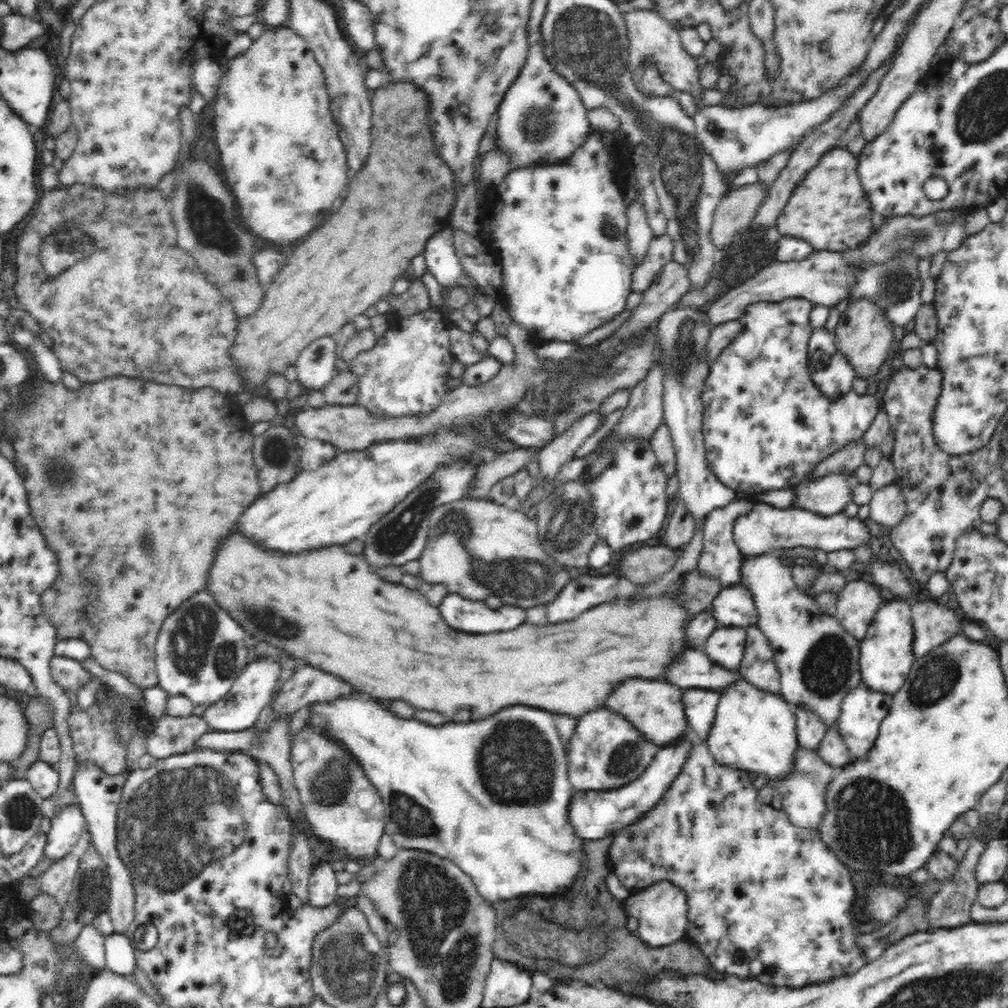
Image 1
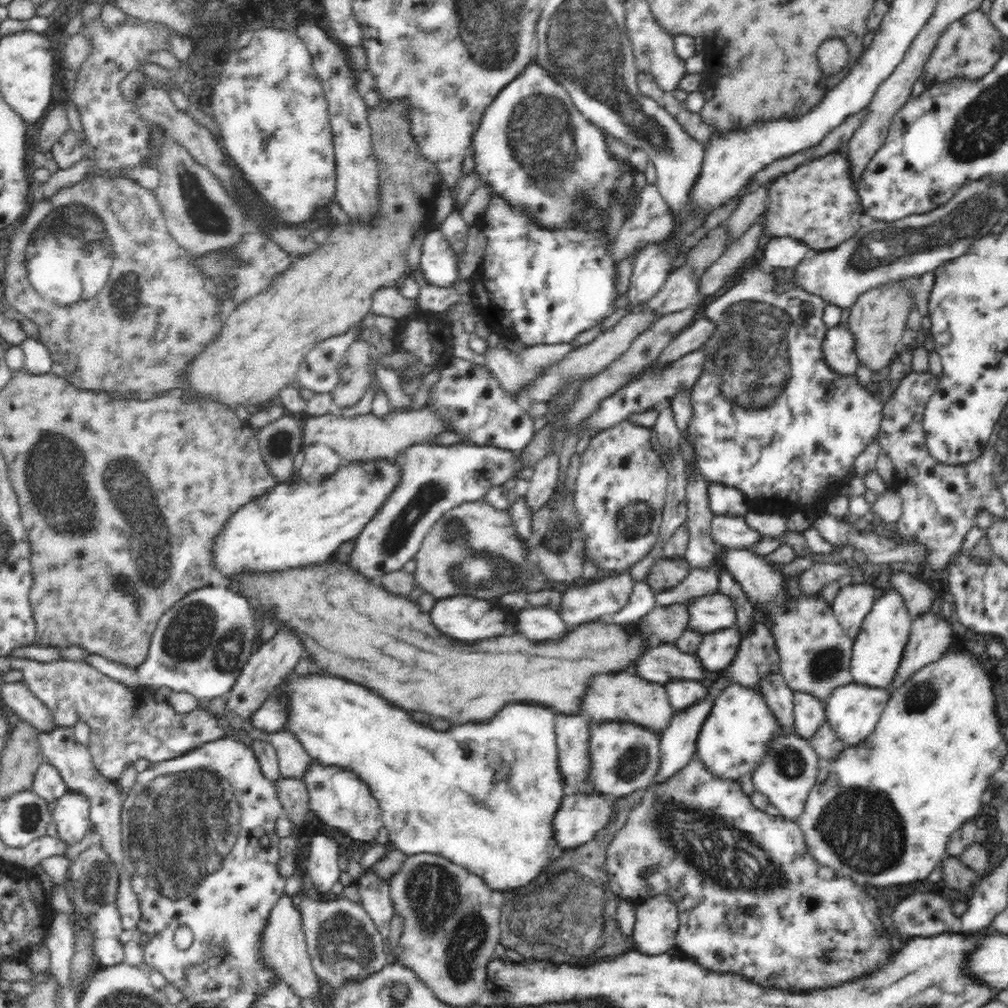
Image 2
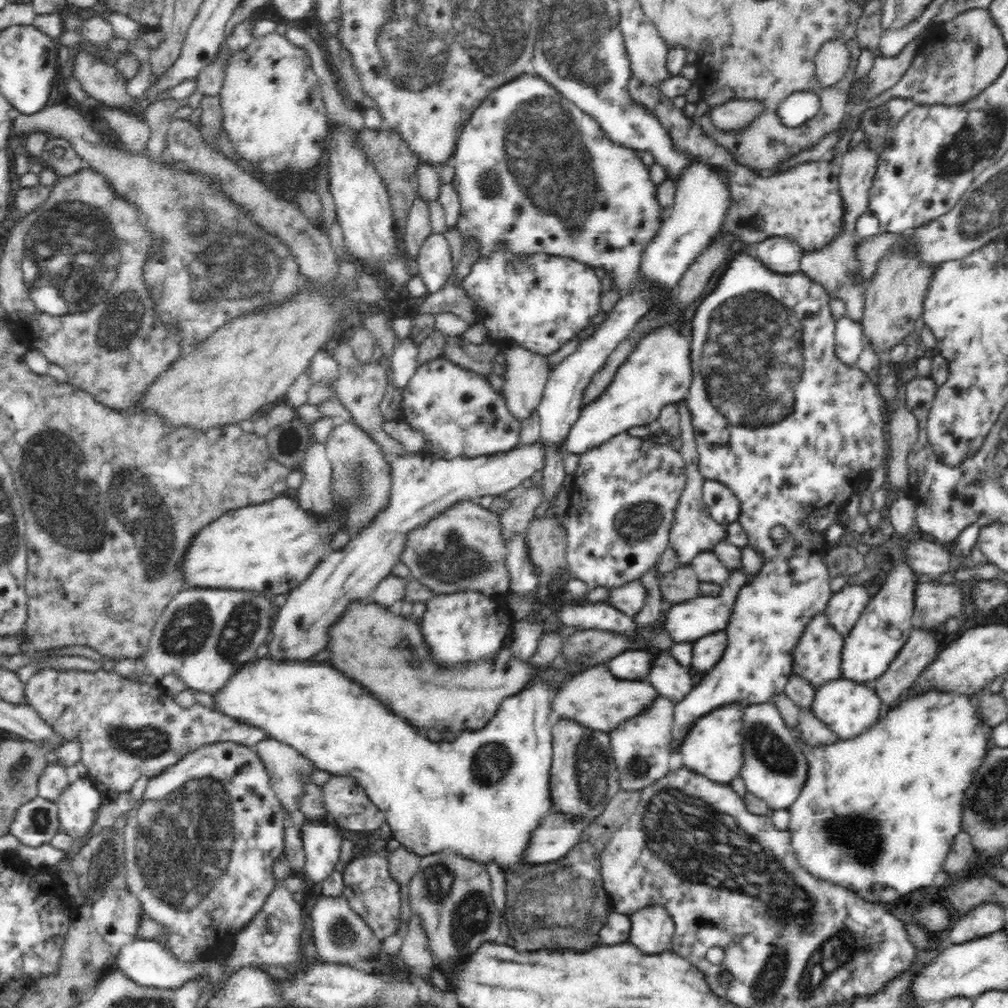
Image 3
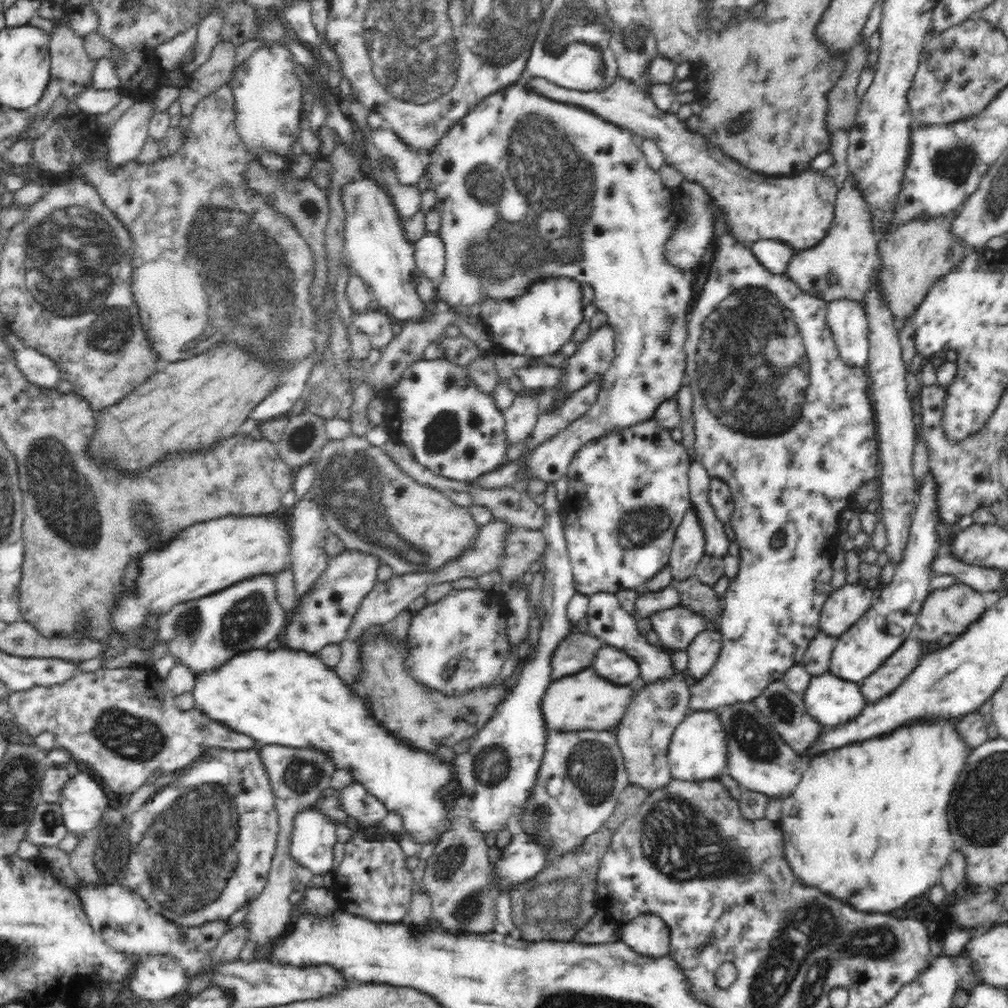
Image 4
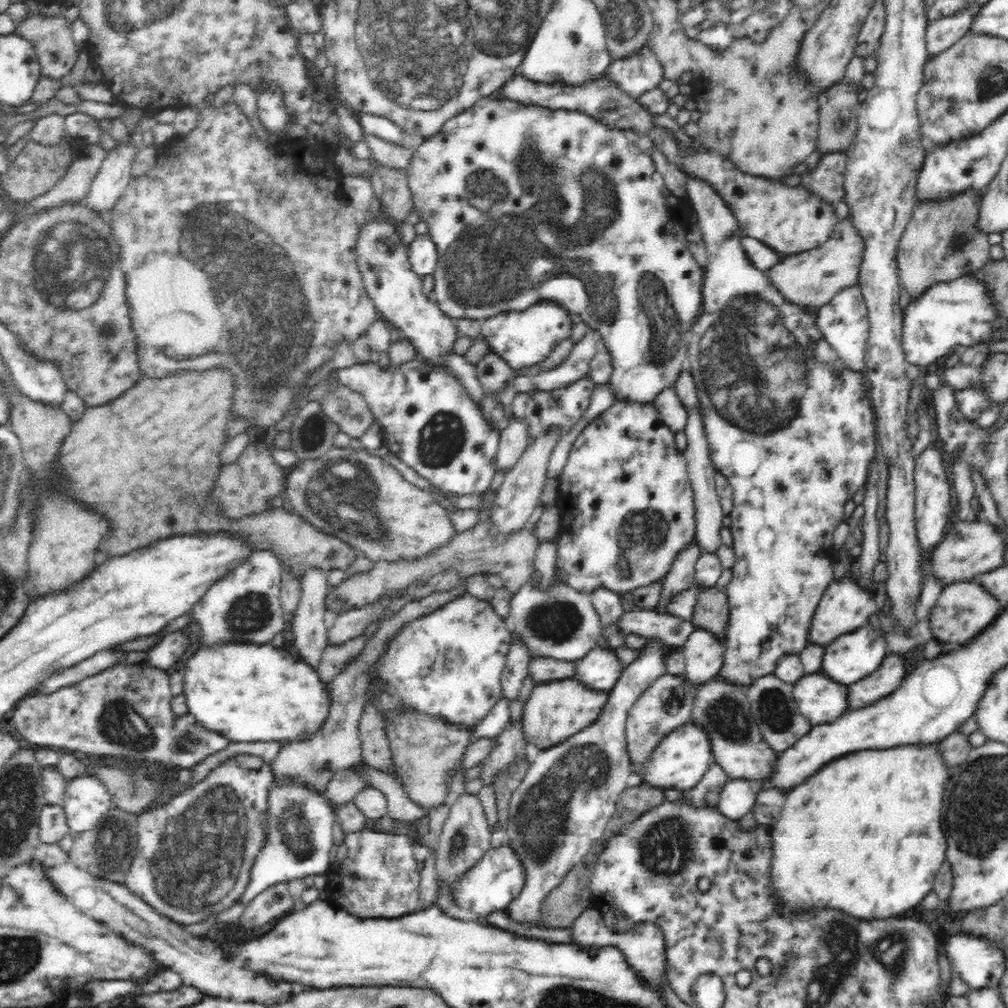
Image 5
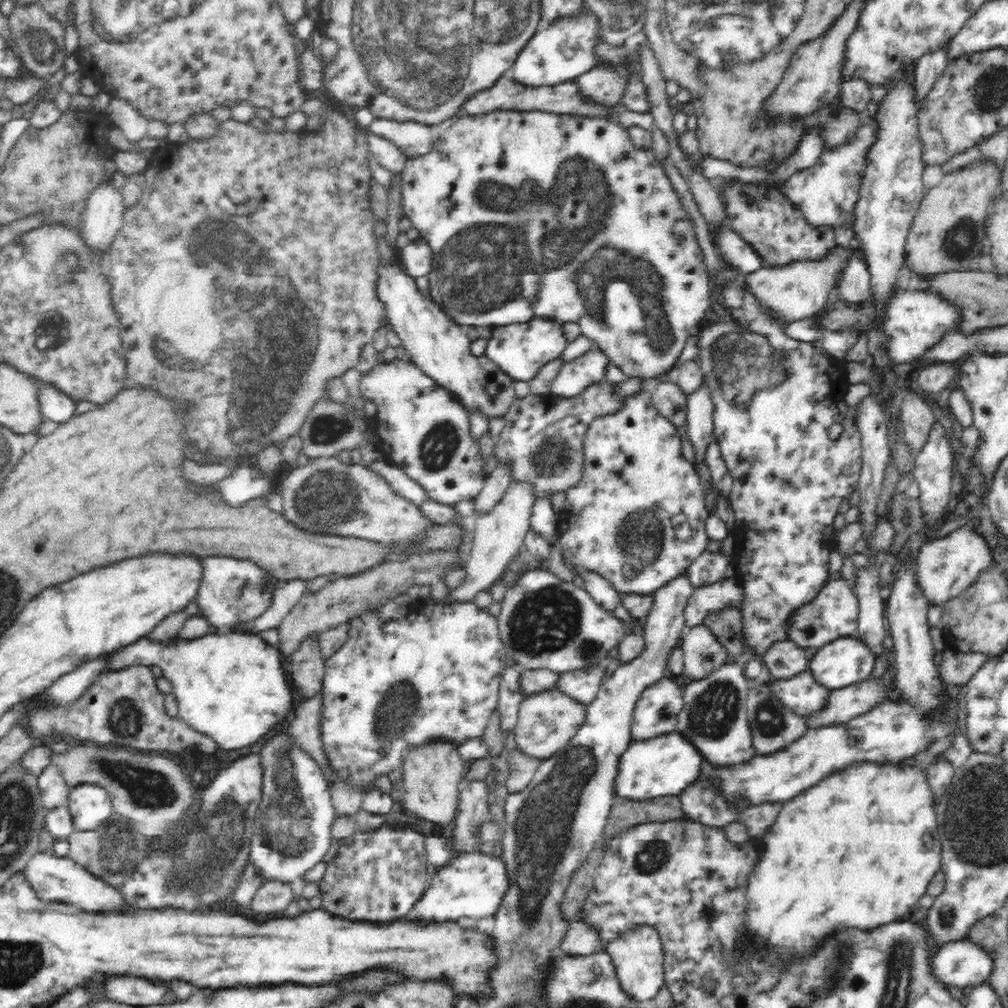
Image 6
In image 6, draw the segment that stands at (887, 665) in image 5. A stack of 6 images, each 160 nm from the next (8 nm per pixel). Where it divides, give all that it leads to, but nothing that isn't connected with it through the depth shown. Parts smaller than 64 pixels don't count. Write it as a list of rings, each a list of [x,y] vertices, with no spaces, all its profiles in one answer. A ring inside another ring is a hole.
[[[868,678],[843,689],[834,689],[828,692],[823,707],[814,714],[803,717],[807,730],[818,730],[824,726],[840,726],[853,718],[870,712],[878,703],[886,700],[886,687],[879,679]]]

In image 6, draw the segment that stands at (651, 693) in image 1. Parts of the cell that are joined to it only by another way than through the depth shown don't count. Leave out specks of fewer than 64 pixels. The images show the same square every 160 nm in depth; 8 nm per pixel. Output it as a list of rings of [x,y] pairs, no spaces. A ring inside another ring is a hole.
[[[555,688],[527,696],[520,703],[518,722],[513,732],[516,749],[526,756],[547,761],[571,741],[584,719],[585,706]]]

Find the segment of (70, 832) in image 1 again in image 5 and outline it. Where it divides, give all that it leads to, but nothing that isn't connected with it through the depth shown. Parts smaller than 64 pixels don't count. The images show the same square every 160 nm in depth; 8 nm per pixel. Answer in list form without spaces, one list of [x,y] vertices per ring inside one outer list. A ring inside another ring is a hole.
[[[79,774],[67,784],[63,808],[68,826],[77,834],[100,828],[104,814],[114,805],[111,794],[100,780]]]

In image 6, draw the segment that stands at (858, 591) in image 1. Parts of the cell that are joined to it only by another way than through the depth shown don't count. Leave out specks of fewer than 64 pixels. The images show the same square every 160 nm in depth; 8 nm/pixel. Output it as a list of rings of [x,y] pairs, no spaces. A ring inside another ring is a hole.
[[[829,578],[820,593],[810,604],[798,607],[783,622],[785,635],[801,647],[817,649],[838,638],[856,636],[859,603],[853,588],[846,579]]]

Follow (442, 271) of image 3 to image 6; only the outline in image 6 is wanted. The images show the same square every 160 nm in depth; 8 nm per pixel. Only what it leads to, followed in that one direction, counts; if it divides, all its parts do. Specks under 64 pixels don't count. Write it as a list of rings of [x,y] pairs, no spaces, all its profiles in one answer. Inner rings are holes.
[[[421,239],[397,249],[400,267],[414,279],[427,276],[433,265],[433,252]]]

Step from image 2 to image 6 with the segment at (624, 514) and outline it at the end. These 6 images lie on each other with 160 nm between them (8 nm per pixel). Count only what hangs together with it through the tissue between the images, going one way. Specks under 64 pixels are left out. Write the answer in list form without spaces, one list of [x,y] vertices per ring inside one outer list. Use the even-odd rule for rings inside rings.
[[[650,389],[630,396],[627,400],[627,405],[618,414],[595,418],[591,428],[587,430],[586,436],[584,436],[584,455],[586,455],[584,478],[579,482],[578,486],[565,493],[566,507],[564,508],[564,514],[560,516],[559,545],[563,559],[570,572],[575,574],[578,568],[586,568],[603,575],[620,594],[627,595],[628,593],[633,593],[641,596],[653,596],[657,591],[663,589],[664,586],[673,582],[675,578],[682,576],[682,574],[687,574],[687,569],[692,565],[692,562],[707,551],[709,539],[706,537],[705,524],[709,512],[707,509],[706,491],[704,491],[704,485],[702,485],[702,480],[700,480],[699,471],[682,454],[682,442],[679,434],[680,424],[677,421],[664,418],[659,413],[659,410],[653,405]]]

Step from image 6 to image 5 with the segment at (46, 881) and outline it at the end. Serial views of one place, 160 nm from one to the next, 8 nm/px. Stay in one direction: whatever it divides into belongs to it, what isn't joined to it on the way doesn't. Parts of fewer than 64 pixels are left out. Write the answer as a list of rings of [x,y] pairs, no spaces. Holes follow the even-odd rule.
[[[69,860],[56,866],[42,864],[41,872],[50,888],[62,894],[77,909],[103,922],[104,925],[108,925],[108,929],[126,937],[128,941],[154,951],[160,963],[180,973],[184,984],[195,987],[201,994],[240,999],[243,1002],[251,999],[255,1002],[272,1004],[279,1004],[290,995],[288,988],[282,988],[288,983],[256,977],[253,972],[243,966],[242,961],[225,960],[221,957],[215,942],[192,936],[184,929],[184,925],[158,914],[122,883],[108,882],[98,876],[94,877],[89,871],[74,866]]]

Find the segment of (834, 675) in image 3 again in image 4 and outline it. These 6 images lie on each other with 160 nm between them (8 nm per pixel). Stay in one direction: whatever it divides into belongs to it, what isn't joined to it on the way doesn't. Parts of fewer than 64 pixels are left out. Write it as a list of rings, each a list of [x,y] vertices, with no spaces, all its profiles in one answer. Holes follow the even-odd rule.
[[[820,631],[810,641],[801,664],[811,677],[829,672],[830,656],[835,642],[836,638],[828,637]]]

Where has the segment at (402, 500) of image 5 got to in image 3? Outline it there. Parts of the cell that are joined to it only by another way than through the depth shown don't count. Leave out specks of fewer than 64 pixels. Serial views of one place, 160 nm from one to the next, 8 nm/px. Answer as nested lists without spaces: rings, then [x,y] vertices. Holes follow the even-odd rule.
[[[353,421],[336,424],[329,432],[324,445],[326,456],[332,467],[330,489],[332,490],[332,499],[335,502],[334,511],[337,511],[337,514],[344,519],[343,530],[352,538],[364,530],[376,518],[376,514],[380,510],[384,510],[390,504],[391,465],[384,460],[382,448]],[[461,500],[434,515],[422,526],[410,530],[406,534],[404,552],[400,554],[400,563],[404,563],[411,578],[435,591],[435,594],[456,594],[464,590],[481,594],[500,594],[507,596],[510,590],[510,575],[506,568],[508,543],[500,537],[500,523],[496,513],[488,512],[477,501]]]

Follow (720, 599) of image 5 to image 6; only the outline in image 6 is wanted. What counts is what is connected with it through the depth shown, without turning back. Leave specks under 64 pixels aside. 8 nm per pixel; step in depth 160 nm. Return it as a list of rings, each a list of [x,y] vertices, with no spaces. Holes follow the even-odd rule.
[[[740,609],[722,610],[718,615],[708,617],[703,624],[715,634],[734,660],[746,654],[755,654],[755,650],[746,643],[744,617]]]

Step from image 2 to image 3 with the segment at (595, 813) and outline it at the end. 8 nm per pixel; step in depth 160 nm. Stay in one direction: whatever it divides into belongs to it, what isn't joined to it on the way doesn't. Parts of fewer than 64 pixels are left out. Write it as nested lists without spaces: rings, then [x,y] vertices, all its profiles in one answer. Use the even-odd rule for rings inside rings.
[[[548,813],[543,816],[521,854],[521,862],[528,866],[542,866],[562,858],[580,838],[590,822],[569,818],[565,814]]]

